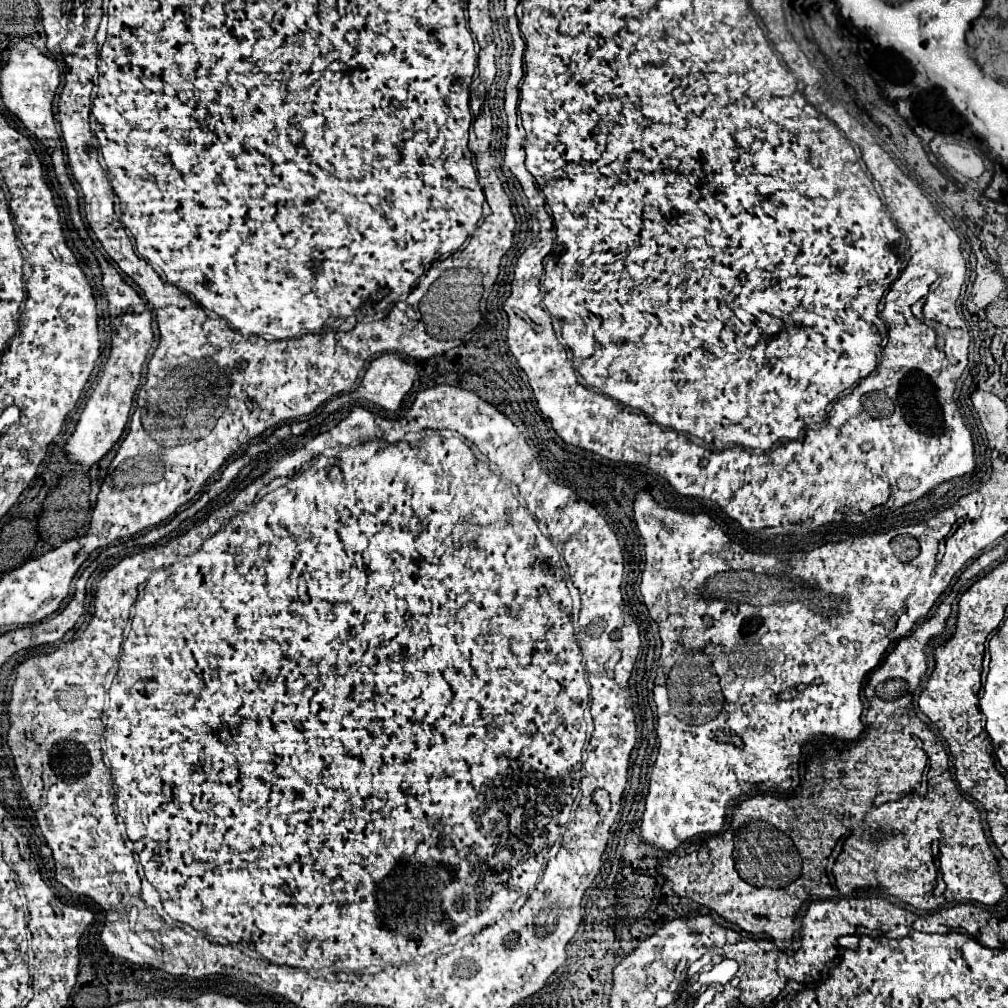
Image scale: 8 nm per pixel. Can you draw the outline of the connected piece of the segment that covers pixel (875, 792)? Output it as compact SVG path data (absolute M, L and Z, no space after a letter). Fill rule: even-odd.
M956 589L940 603L938 611L926 623L922 623L912 635L902 637L888 657L872 671L864 687L864 695L870 705L865 716L864 737L858 739L858 745L848 745L840 757L842 763L836 763L834 749L824 747L822 767L826 775L820 769L806 769L800 777L800 787L792 795L756 795L746 799L734 809L728 829L720 835L708 837L708 863L700 865L696 853L686 851L674 851L662 859L664 875L676 895L706 905L748 933L766 933L772 939L792 937L792 921L802 903L832 897L834 887L844 897L856 887L882 889L884 893L926 911L964 899L994 905L1004 897L1006 887L1000 879L996 857L984 837L980 813L970 801L964 799L960 789L956 789L956 783L948 771L948 755L943 742L916 716L912 706L912 693L928 669L926 647L946 629L955 595ZM934 840L940 843L938 861L946 883L944 893L938 897L932 895L936 885L936 867L930 845Z

